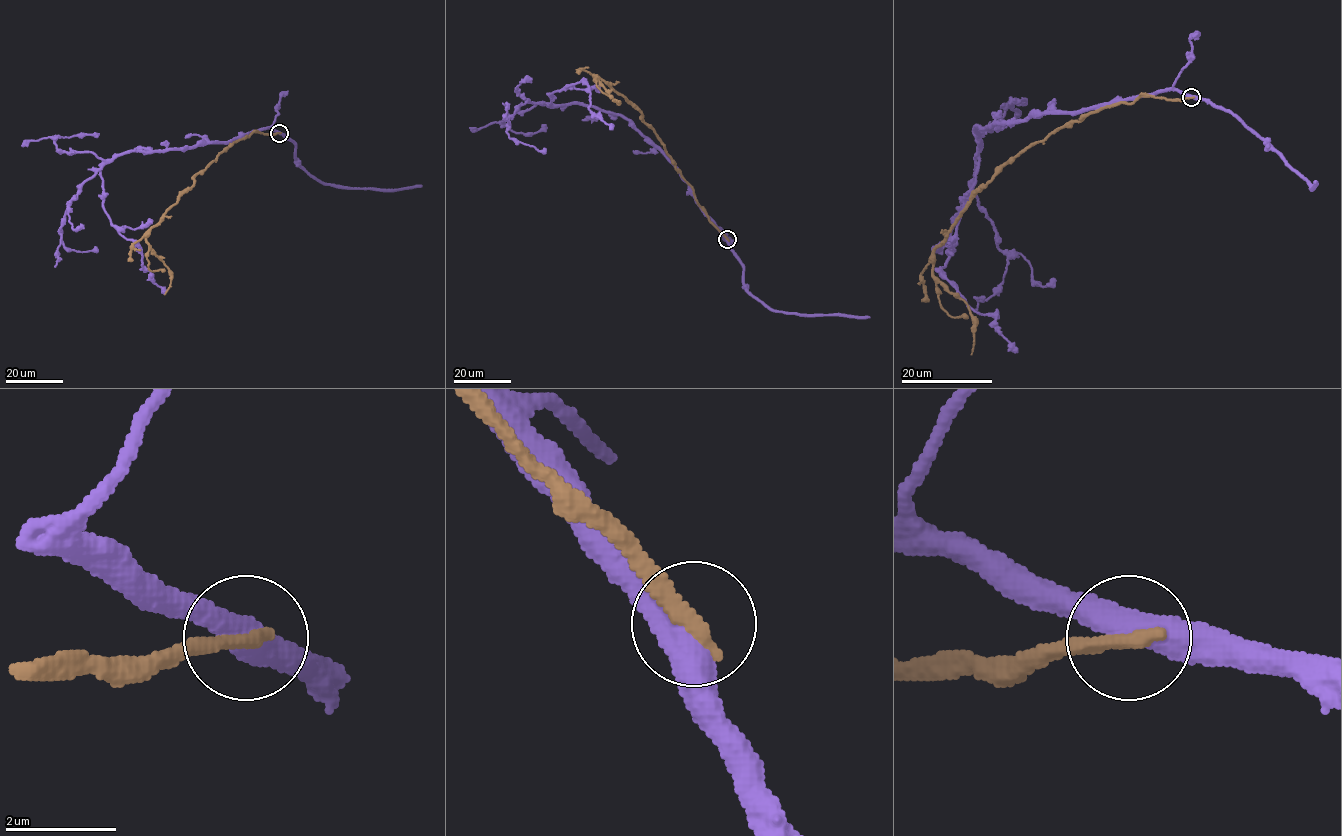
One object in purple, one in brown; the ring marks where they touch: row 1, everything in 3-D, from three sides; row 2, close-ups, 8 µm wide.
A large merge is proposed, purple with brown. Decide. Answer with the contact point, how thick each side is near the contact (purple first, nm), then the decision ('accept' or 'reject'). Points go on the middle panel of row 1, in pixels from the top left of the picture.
place (727, 239); calibres 480 and 340 nm; reject

